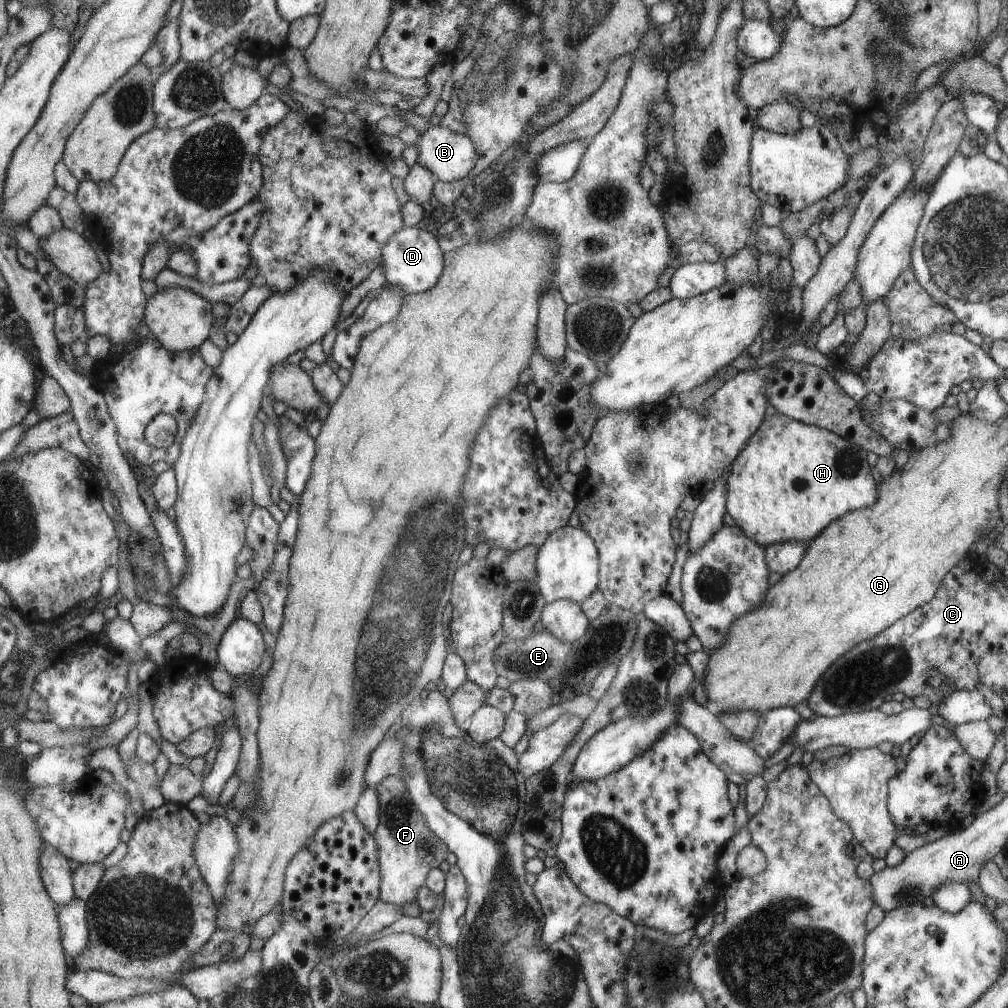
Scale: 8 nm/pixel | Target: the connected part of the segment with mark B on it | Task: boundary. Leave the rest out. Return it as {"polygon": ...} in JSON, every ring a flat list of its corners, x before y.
{"polygon":[[439,125,429,127,422,133,419,140,419,163,425,165,441,181,458,181,466,176,476,166,477,149,471,137,456,134,449,128]]}

